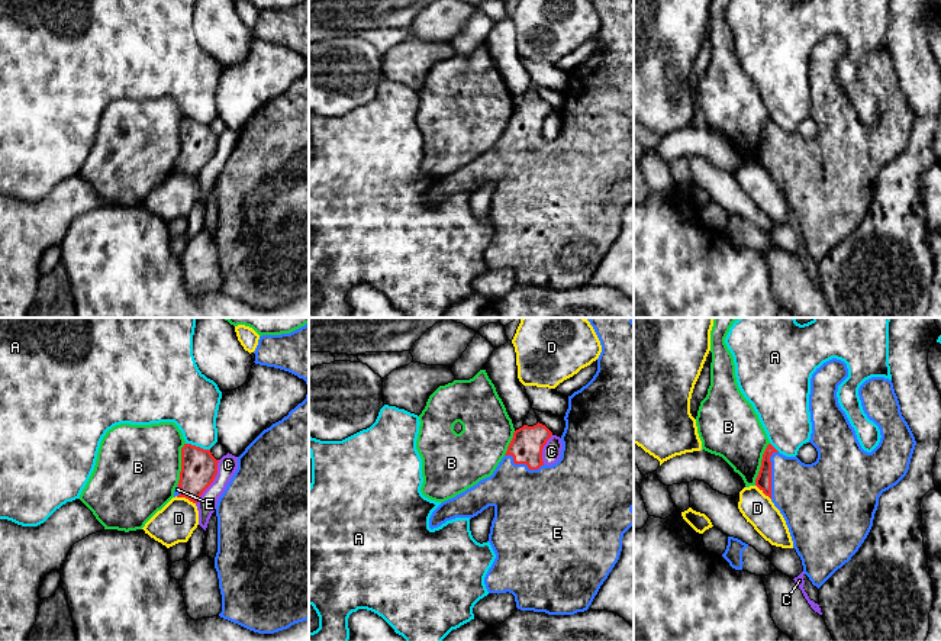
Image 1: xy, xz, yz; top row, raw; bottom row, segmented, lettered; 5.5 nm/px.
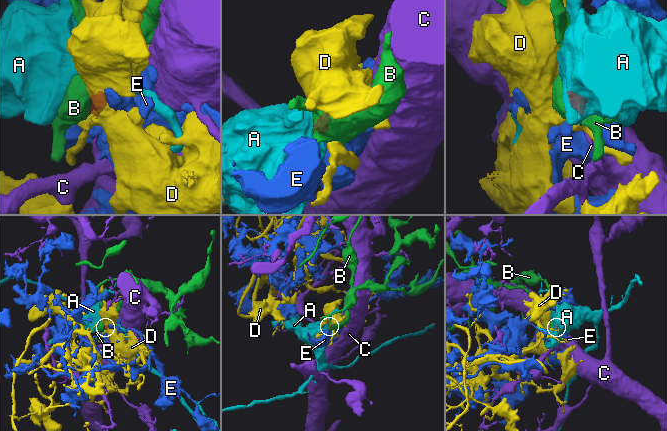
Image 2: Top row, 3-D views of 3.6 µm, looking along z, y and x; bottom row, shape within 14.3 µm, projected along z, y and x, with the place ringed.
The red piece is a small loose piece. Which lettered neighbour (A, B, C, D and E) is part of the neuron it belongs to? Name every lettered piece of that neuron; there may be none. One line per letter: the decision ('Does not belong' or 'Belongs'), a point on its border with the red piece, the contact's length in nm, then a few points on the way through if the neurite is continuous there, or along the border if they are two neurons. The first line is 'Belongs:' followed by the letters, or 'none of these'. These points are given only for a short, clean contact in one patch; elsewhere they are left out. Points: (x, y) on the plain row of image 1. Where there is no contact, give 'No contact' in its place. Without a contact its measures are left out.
Belongs: E
A: Does not belong. Touches red at xy (197, 122). Shared border 140 nm. Boundary: xy (186, 118), (209, 125)
B: Does not belong. Touches red at xy (181, 139). Shared border 240 nm. Boundary: xy (184, 118), (181, 123), (180, 154), (176, 160)
C: Does not belong. Touches red at xy (212, 157). Shared border 280 nm. Boundary: xy (219, 135), (215, 154), (196, 179)
D: Does not belong. Touches red at xy (186, 173). Shared border 120 nm. Boundary: xy (176, 171), (184, 171), (195, 179)
E: Belongs. Touches red at yz (770, 150). Shared border 260 nm. Path across: yz (763, 157), (770, 150), (777, 150), (809, 171)

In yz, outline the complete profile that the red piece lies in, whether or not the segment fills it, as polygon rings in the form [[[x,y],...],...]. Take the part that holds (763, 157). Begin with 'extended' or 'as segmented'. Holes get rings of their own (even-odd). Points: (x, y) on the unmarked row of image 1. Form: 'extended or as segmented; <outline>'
extended; [[[837,33],[824,38],[812,49],[809,117],[818,126],[816,136],[805,139],[797,132],[780,129],[768,119],[755,154],[755,161],[783,190],[803,248],[818,264],[858,226],[873,202],[879,173],[906,151],[916,120],[902,91],[892,55],[871,52],[860,61],[858,71],[864,88],[879,102],[882,113],[871,128],[864,126],[837,73],[838,61],[847,52],[847,39]]]

